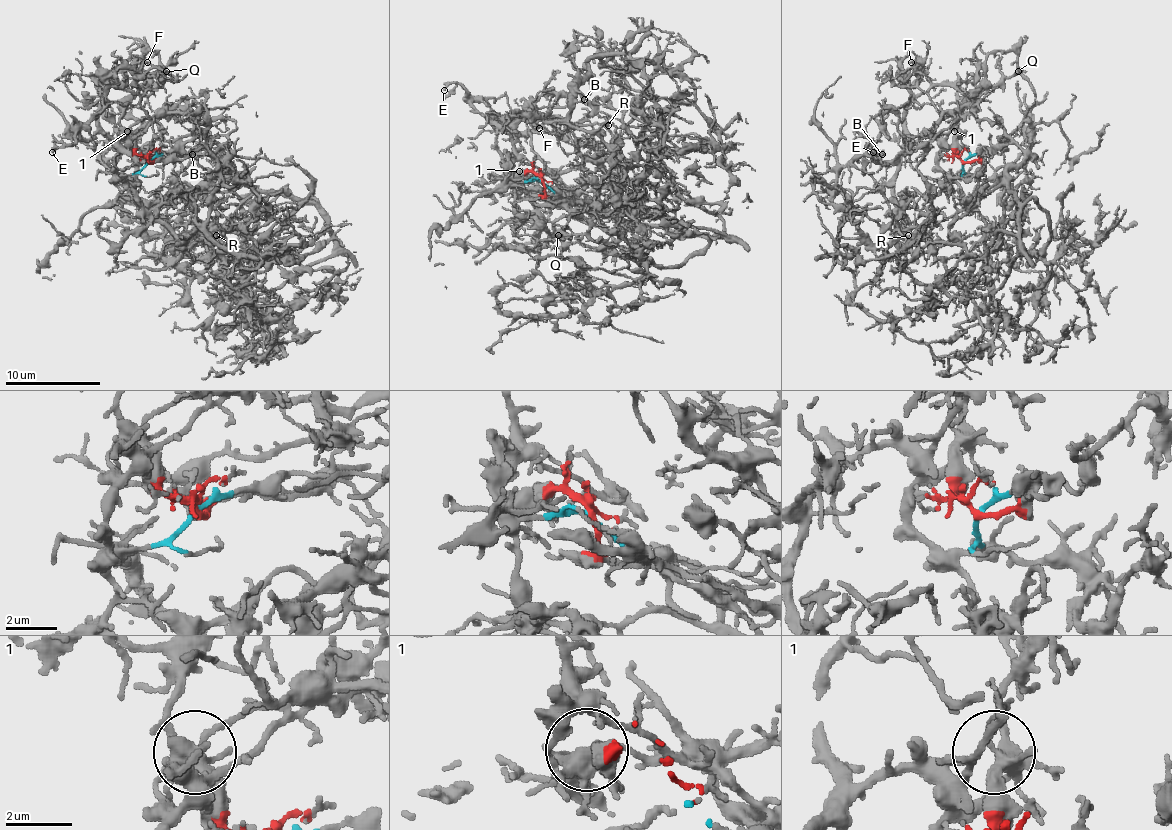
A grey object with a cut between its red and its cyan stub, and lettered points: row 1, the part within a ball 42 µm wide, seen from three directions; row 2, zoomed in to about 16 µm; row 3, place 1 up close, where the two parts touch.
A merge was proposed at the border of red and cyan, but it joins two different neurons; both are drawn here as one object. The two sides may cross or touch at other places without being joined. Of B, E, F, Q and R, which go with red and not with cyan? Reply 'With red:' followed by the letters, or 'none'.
With red: Q

